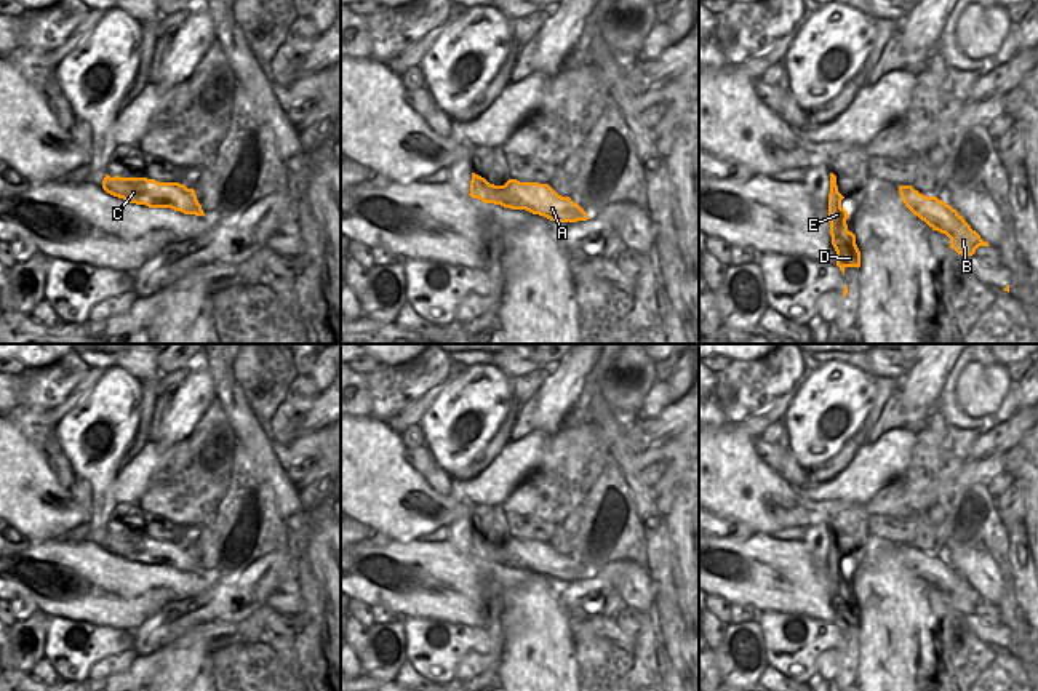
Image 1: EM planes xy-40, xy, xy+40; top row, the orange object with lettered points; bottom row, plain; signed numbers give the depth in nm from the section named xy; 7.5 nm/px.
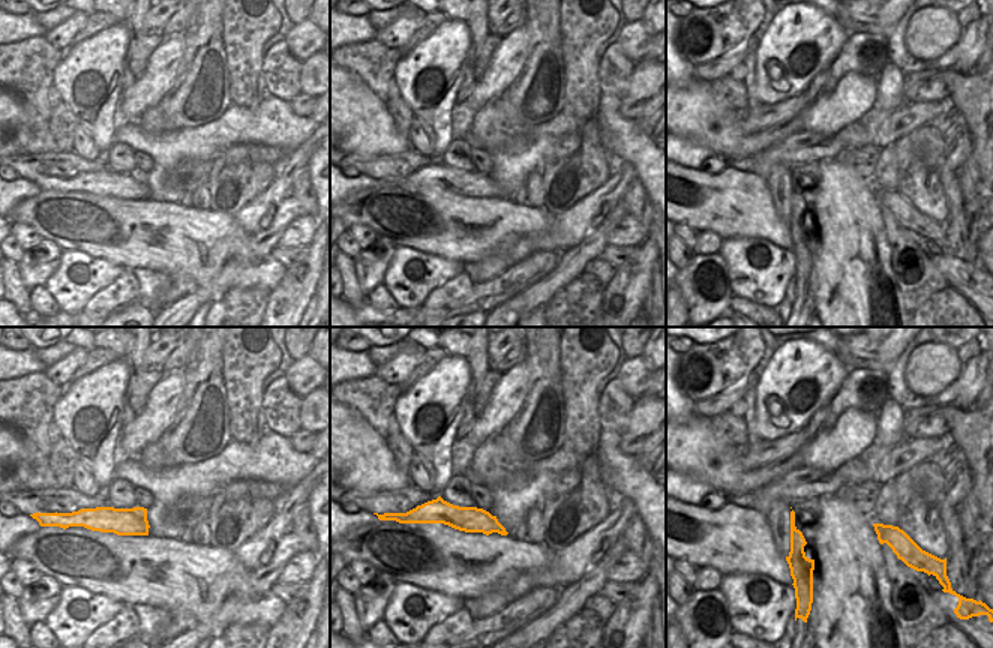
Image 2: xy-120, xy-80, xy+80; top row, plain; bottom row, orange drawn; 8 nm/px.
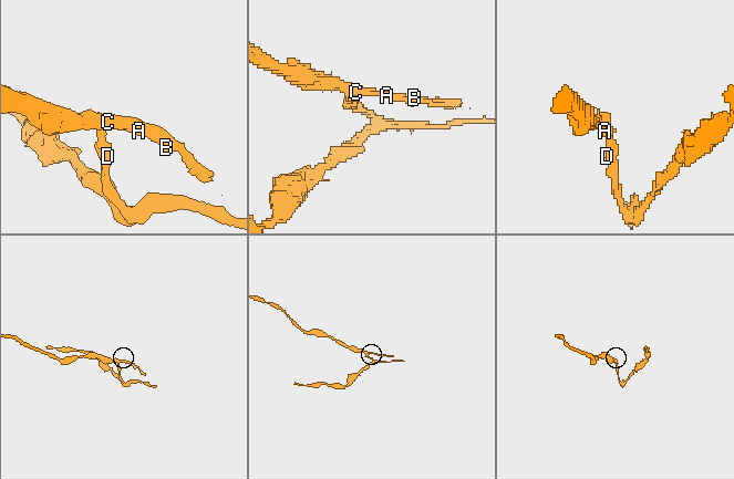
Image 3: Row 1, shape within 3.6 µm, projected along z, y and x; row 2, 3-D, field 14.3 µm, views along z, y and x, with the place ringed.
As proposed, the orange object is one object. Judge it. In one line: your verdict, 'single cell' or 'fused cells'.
fused cells

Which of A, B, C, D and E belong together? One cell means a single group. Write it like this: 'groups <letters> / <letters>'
groups A B C / D E

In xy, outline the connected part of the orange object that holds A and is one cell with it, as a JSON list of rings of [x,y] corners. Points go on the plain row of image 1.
[[[472,531],[470,544],[483,561],[510,568],[526,568],[555,581],[587,579],[587,571],[569,555],[558,553],[549,542],[509,537],[504,544],[489,542]]]

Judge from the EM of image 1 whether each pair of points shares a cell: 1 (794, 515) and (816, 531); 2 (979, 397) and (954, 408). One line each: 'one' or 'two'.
1: two
2: two

